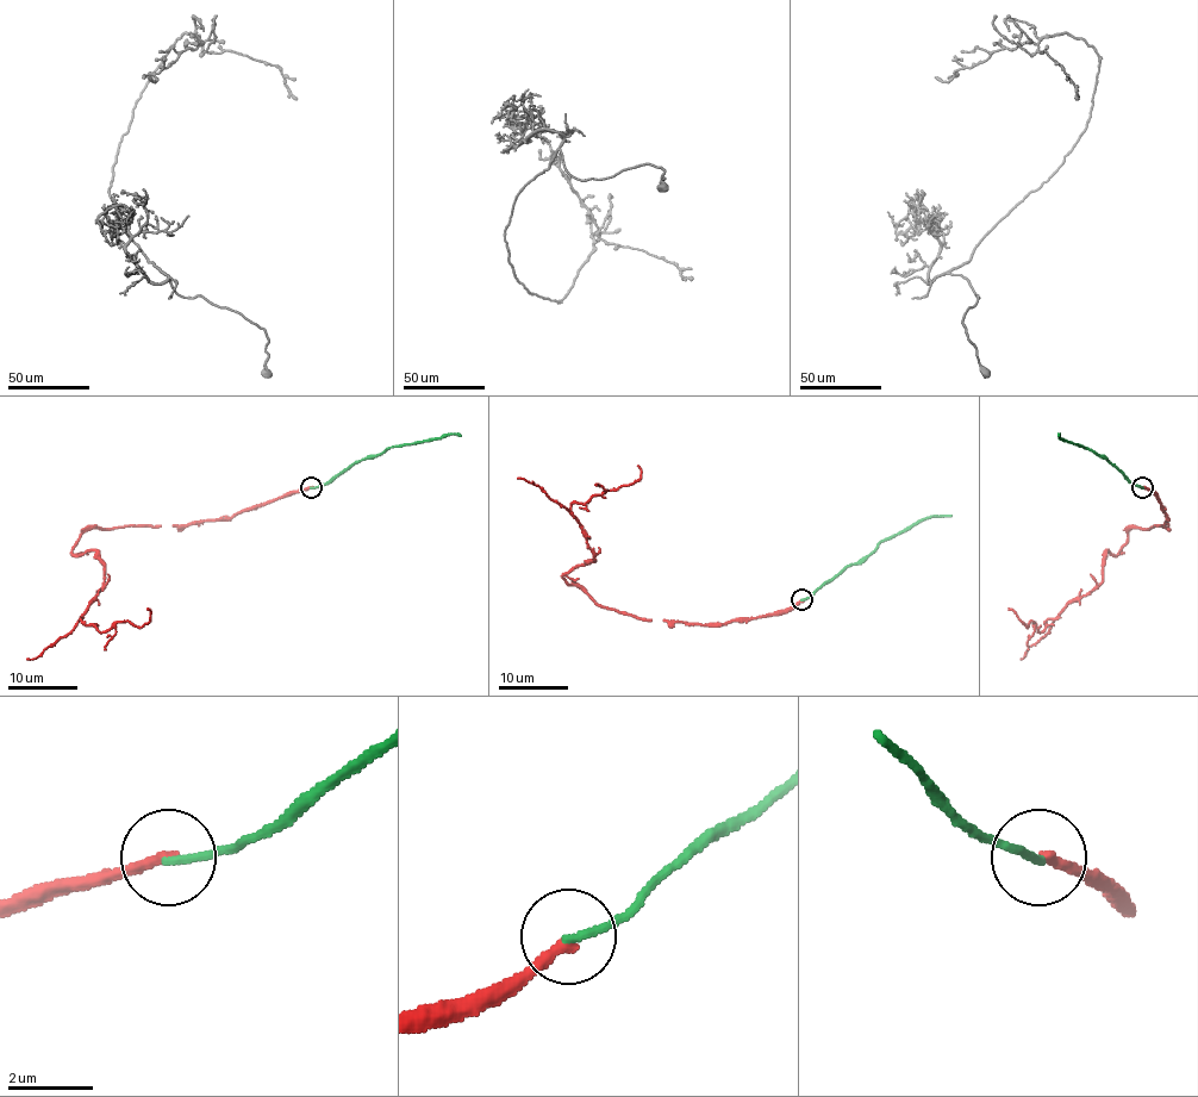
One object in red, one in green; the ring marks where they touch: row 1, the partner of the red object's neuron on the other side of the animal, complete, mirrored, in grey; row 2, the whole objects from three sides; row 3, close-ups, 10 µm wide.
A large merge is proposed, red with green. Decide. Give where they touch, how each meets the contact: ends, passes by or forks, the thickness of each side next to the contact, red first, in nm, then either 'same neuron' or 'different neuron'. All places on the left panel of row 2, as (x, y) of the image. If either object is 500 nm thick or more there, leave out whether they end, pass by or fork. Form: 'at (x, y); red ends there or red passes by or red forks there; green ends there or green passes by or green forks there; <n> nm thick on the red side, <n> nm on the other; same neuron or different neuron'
at (311, 487); red ends there; green ends there; 240 nm thick on the red side, 190 nm on the other; different neuron

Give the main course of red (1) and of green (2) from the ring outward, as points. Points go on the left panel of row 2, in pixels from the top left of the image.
1: (311, 487), (223, 519), (91, 528), (72, 552), (95, 552), (105, 580), (80, 619), (141, 627), (148, 608)
2: (311, 487), (324, 486), (356, 461), (393, 446), (450, 434), (461, 435)

